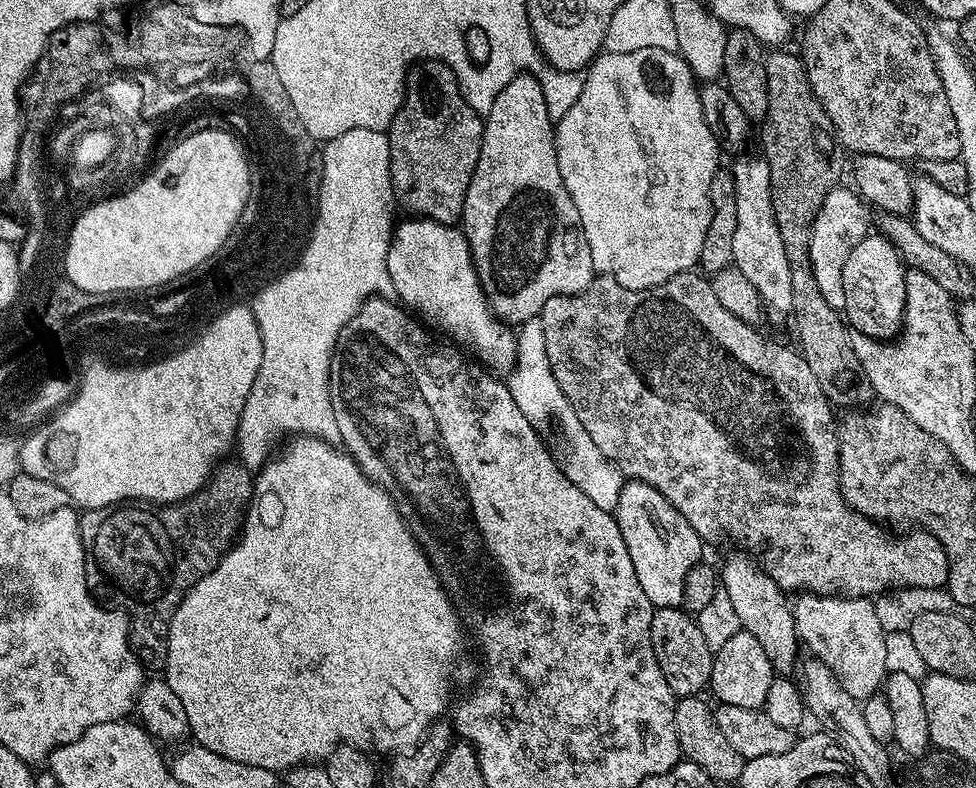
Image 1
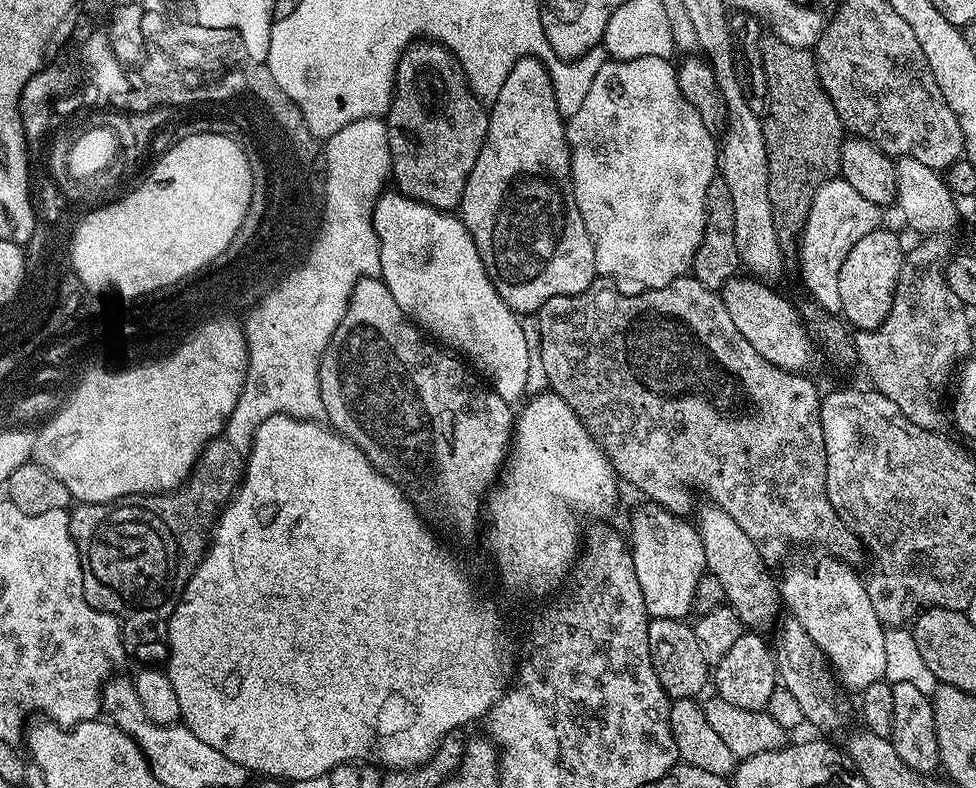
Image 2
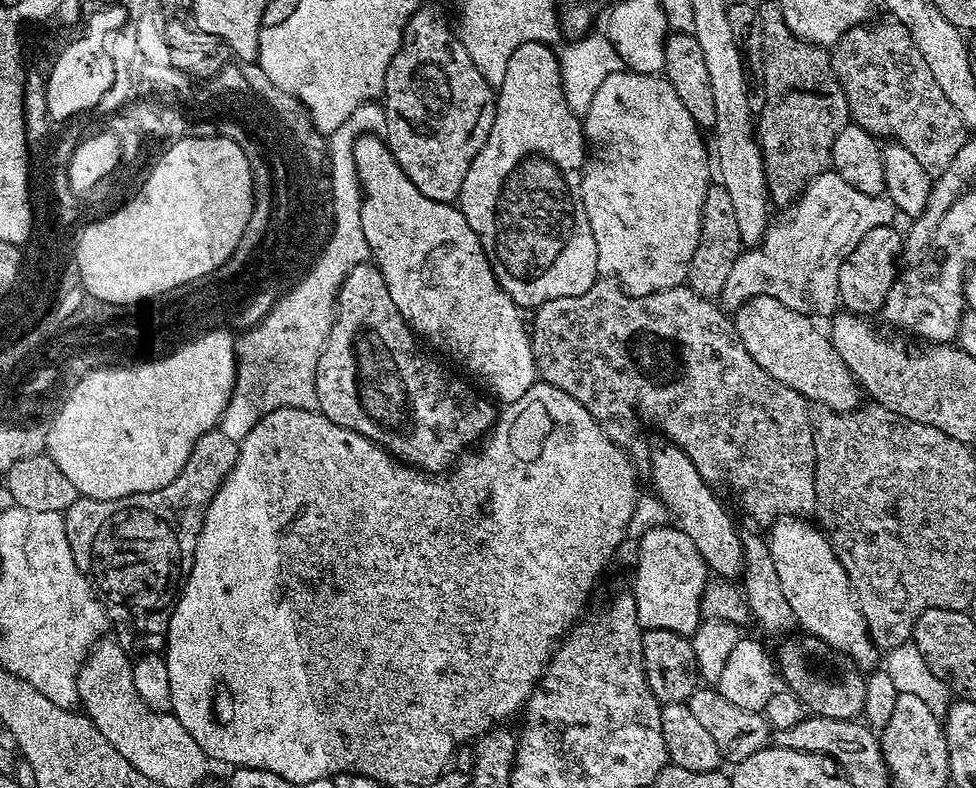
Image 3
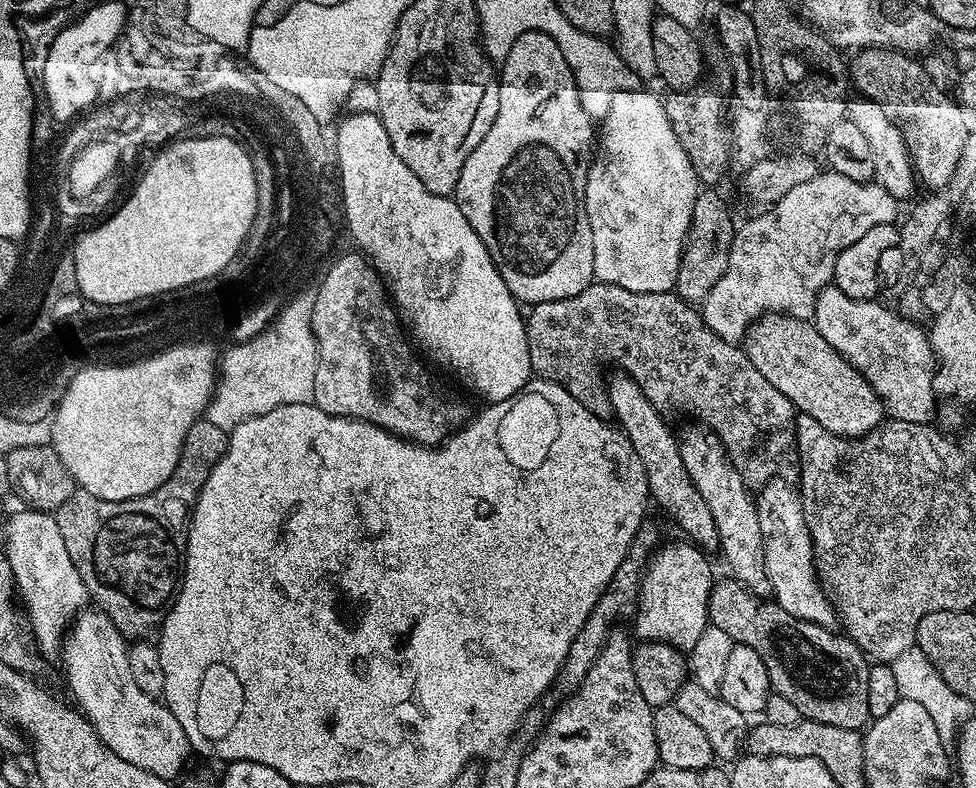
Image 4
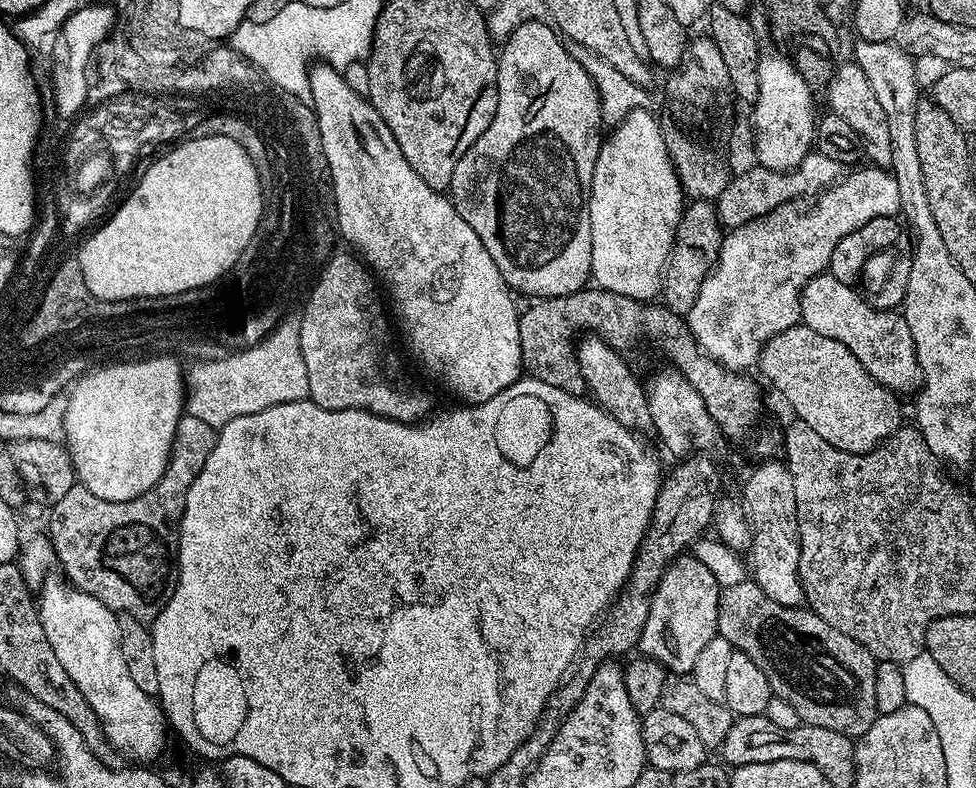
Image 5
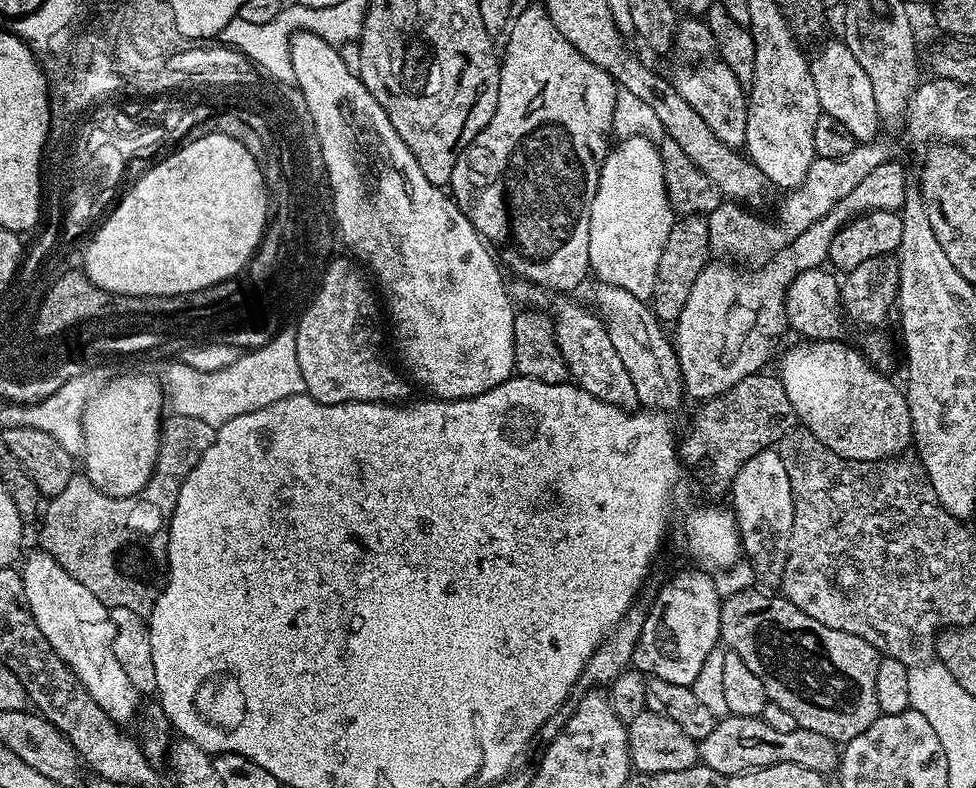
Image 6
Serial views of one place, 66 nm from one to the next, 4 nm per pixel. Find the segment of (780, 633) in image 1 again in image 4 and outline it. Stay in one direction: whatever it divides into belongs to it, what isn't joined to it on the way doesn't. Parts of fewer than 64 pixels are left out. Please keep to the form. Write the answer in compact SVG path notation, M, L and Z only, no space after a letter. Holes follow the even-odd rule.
M619 370L613 371L613 373L614 373L613 376L611 377L609 375L606 380L606 387L608 390L608 401L610 402L610 406L612 407L612 411L614 413L615 423L619 425L624 435L628 437L628 441L631 442L632 445L634 446L634 450L638 454L638 458L640 459L640 461L642 462L642 466L646 470L646 478L648 479L648 491L650 493L651 499L655 501L655 503L657 500L657 502L660 503L661 506L664 507L665 510L668 511L670 515L672 515L673 522L676 523L677 526L680 527L681 530L685 532L685 533L684 532L681 533L683 533L683 535L687 537L687 539L691 541L691 543L699 546L701 549L704 550L709 550L708 548L713 548L713 550L719 549L720 538L718 536L718 526L714 524L714 514L710 514L710 506L706 506L706 502L702 498L702 494L698 494L698 490L694 486L694 482L690 478L690 474L688 473L688 471L686 470L686 466L682 462L682 454L680 453L680 442L677 433L675 431L671 432L671 430L668 429L667 422L664 421L662 417L660 417L661 409L657 407L657 405L652 404L650 402L650 398L646 398L646 394L642 394L642 390L640 389L638 384L634 382L632 378L624 375L624 373Z

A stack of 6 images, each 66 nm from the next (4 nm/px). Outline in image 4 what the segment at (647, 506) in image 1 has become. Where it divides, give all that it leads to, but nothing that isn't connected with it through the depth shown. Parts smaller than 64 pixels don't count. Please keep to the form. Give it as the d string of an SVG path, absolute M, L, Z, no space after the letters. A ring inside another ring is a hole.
M679 539L673 544L661 543L652 553L644 581L640 584L640 598L634 621L641 641L667 644L669 648L687 654L692 651L694 642L698 642L702 630L708 628L708 603L714 575L704 557L707 555L687 539Z

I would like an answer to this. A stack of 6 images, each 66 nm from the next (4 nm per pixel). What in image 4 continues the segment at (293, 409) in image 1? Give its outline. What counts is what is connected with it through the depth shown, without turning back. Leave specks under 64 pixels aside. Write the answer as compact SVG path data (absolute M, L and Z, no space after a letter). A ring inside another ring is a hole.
M293 302L293 303L294 304L290 305L289 308L286 309L285 312L282 313L281 316L278 317L277 320L274 321L273 324L269 326L269 328L262 329L261 332L257 334L257 336L252 336L249 338L249 340L241 339L239 342L236 342L236 343L241 342L241 344L236 344L233 346L233 348L226 349L225 352L222 352L222 355L219 357L218 379L216 382L216 387L212 394L212 399L209 400L208 402L208 407L206 409L206 419L209 420L210 422L214 422L214 426L218 426L219 428L221 428L222 431L231 433L232 429L237 428L237 426L239 426L239 424L241 424L242 422L246 422L247 420L249 420L250 418L254 418L258 414L266 414L267 412L269 412L270 410L274 410L278 406L286 406L287 404L310 404L312 403L312 399L314 398L314 370L316 369L316 335L312 333L312 313L307 303L304 303L304 302Z

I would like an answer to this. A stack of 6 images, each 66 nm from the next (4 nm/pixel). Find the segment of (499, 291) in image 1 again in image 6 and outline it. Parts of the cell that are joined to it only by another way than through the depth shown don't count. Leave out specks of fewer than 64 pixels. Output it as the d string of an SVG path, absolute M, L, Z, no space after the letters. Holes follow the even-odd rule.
M535 2L529 8L524 8L521 12L519 9L515 13L504 42L504 52L502 48L502 59L500 60L498 102L494 110L494 118L490 118L490 122L486 122L484 129L462 150L458 162L454 162L450 195L462 210L462 214L466 214L466 218L476 227L477 232L498 253L503 267L509 273L511 273L510 271L513 272L511 274L513 277L526 280L533 286L541 284L544 288L553 288L553 293L556 294L572 294L575 293L572 291L587 276L590 276L592 267L590 262L590 206L594 202L594 194L598 190L600 167L604 165L604 159L606 159L610 151L608 136L611 137L613 135L612 119L614 118L614 102L616 101L618 85L611 74L598 66L594 66L594 62L584 58L555 29L554 23L548 17L547 10L539 3Z

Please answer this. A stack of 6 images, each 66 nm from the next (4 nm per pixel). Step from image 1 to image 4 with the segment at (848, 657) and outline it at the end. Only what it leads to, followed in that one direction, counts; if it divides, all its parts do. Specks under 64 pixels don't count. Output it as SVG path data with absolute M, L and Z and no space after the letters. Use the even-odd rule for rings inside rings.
M777 478L761 492L764 493L757 495L755 501L758 522L762 526L762 546L766 550L766 570L772 583L775 604L794 618L821 624L823 628L832 628L837 623L838 612L818 579L812 539L806 526L799 491L793 485L791 488L784 478Z

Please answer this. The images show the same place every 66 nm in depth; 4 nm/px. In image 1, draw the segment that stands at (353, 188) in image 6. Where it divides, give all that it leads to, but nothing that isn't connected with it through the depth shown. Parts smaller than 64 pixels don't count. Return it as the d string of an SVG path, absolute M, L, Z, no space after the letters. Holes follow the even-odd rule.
M404 219L408 220L402 221L401 224L399 221L395 225L392 240L388 243L388 269L395 299L409 313L415 314L437 333L445 332L445 334L440 334L447 337L449 341L455 342L461 349L471 353L483 367L496 374L511 373L512 368L516 365L516 332L504 321L496 319L489 306L472 261L468 239L464 237L463 231L451 224L439 224L433 220Z

